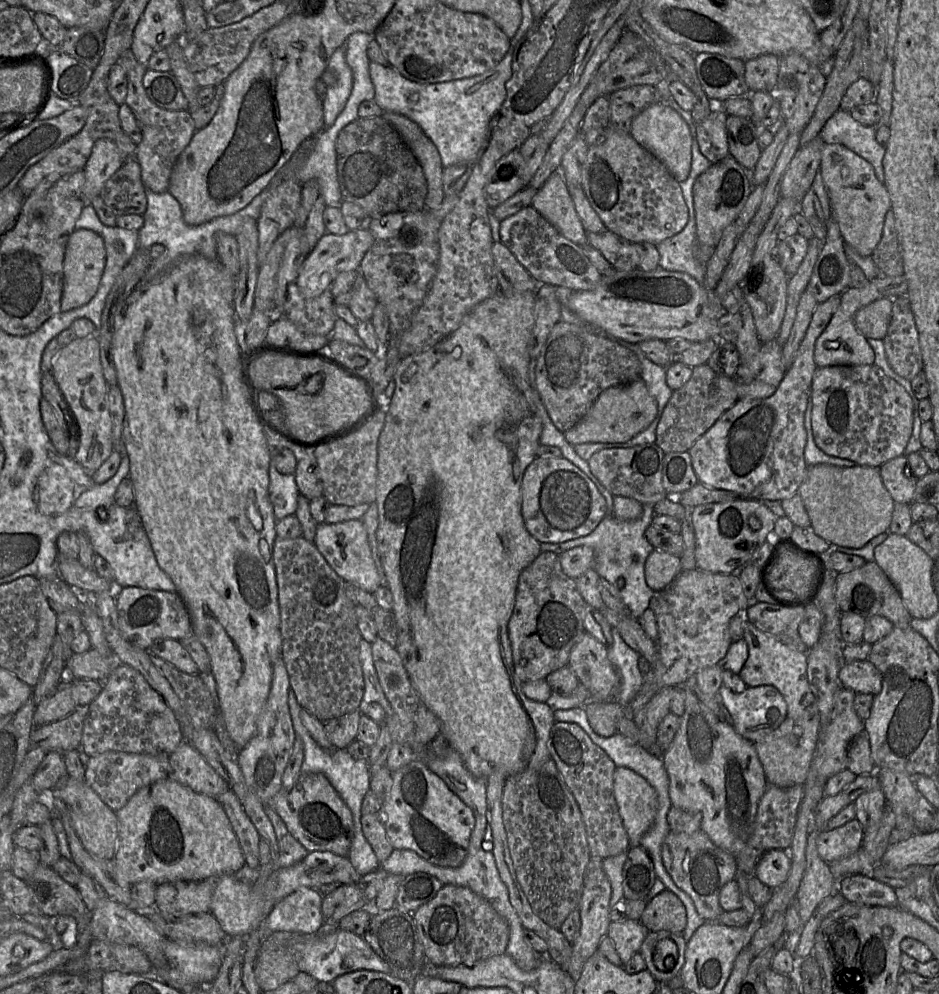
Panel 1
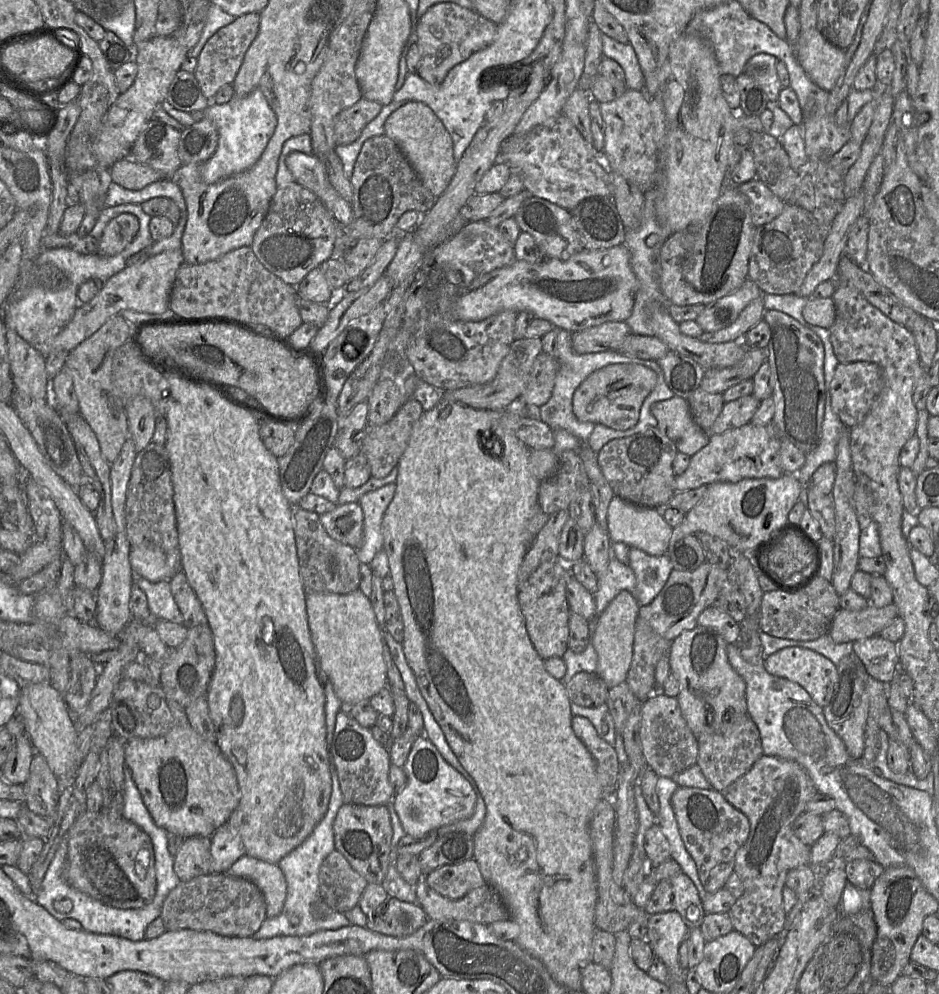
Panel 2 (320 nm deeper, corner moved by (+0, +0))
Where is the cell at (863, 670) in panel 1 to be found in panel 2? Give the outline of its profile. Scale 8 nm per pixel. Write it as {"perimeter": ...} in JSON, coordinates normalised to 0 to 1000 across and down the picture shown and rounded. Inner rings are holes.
{"perimeter":[[[936,638],[908,646],[907,655],[915,661],[927,681],[946,689],[957,671],[955,647]]]}

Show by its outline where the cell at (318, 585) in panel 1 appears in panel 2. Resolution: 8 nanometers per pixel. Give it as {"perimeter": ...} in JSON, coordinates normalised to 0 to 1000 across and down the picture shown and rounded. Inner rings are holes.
{"perimeter":[[[313,510],[313,534],[319,578],[327,598],[371,598],[382,593],[384,565],[380,552],[356,542],[345,530],[342,518]]]}

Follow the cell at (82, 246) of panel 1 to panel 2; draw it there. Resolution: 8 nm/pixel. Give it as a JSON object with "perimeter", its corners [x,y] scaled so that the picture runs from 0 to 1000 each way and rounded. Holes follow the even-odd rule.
{"perimeter":[[[131,214],[116,222],[105,242],[103,256],[121,258],[130,254],[143,240],[148,231],[147,219],[138,214]]]}

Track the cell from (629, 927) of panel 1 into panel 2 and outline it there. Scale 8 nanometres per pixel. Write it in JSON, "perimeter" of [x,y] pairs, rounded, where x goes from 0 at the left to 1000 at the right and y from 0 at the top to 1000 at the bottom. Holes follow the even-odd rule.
{"perimeter":[[[720,916],[699,919],[690,923],[687,946],[693,952],[698,963],[704,966],[716,980],[732,978],[732,975],[723,971],[722,957],[734,937]]]}

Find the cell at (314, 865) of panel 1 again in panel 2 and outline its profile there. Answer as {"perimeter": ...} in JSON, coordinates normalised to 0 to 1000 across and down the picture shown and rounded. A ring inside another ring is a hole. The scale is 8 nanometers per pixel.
{"perimeter":[[[261,859],[241,878],[264,884],[276,893],[283,909],[283,924],[291,924],[300,916],[306,891],[302,879],[295,869]]]}

